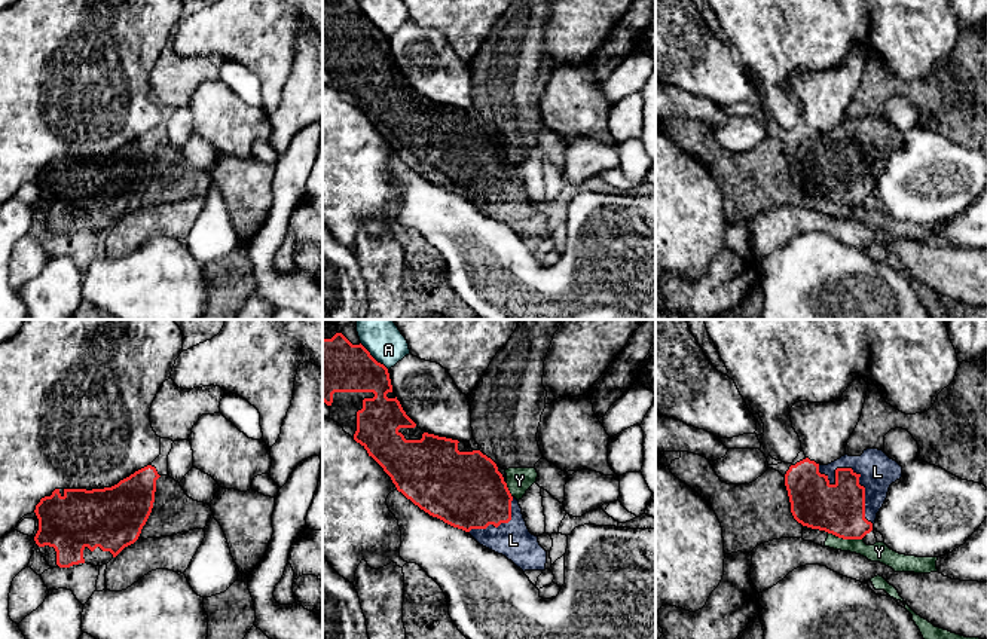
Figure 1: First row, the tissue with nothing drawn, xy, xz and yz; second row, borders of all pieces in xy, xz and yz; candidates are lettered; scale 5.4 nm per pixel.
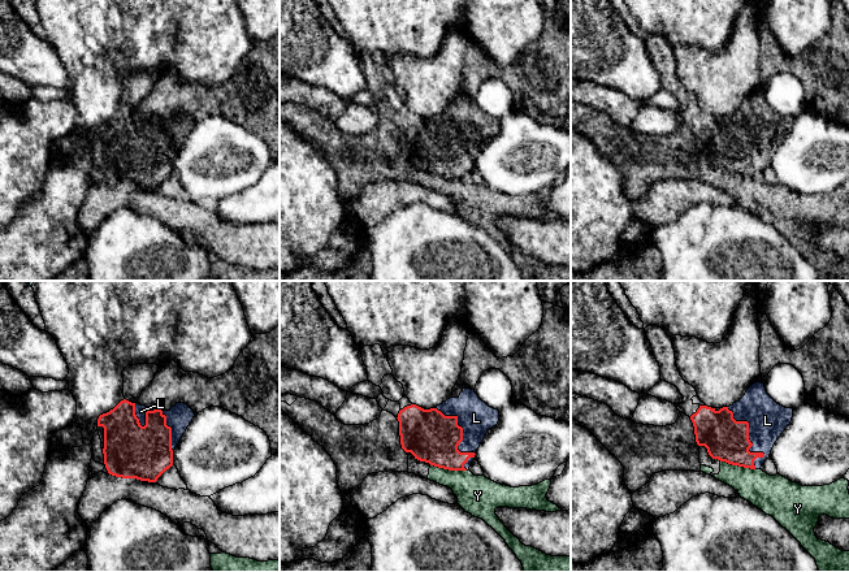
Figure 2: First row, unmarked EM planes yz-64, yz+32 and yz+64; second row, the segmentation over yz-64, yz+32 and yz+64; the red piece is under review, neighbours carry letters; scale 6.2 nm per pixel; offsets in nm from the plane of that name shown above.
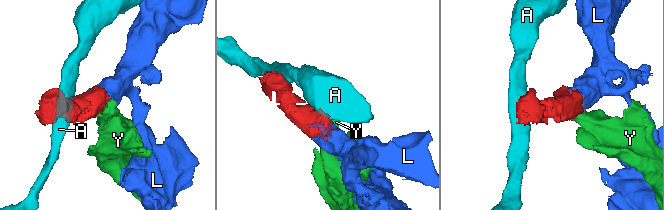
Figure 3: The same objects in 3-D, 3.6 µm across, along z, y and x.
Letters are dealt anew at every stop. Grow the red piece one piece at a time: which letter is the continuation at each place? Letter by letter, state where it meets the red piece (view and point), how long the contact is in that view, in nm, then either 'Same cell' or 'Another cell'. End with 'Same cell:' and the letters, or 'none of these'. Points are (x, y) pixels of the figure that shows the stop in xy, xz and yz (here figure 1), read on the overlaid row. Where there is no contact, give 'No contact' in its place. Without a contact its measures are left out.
A: Touches red at xz (373, 358). Shared border 220 nm. Another cell
L: Touches red at yz (858, 474). Shared border 460 nm. Same cell
Y: Touches red at yz (845, 538). Shared border 190 nm. Another cell
Same cell: L

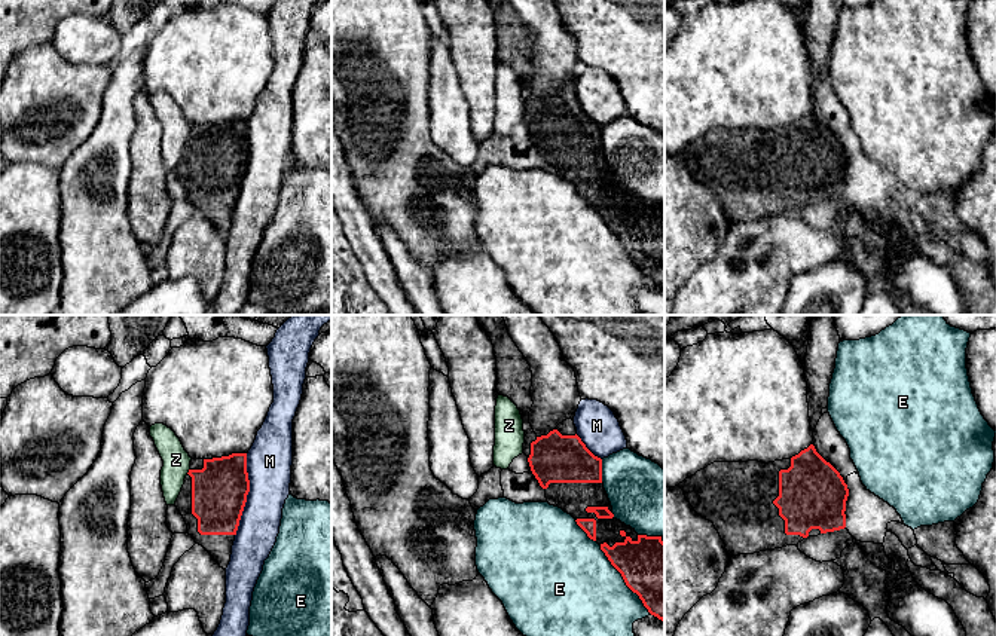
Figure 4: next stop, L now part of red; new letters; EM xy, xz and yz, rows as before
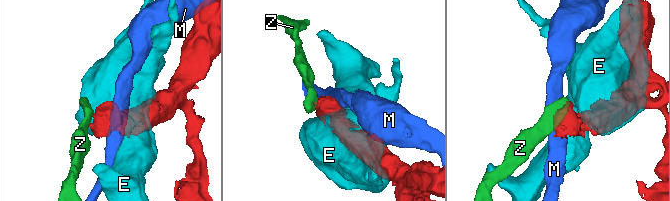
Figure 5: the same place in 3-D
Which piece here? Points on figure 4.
E: Touches red at xz (623, 578). Shared border 480 nm. Another cell
M: Touches red at xy (247, 494). Shared border 460 nm. Another cell
Z: Touches red at xy (189, 471). Shared border 40 nm. Another cell
Same cell: none of these

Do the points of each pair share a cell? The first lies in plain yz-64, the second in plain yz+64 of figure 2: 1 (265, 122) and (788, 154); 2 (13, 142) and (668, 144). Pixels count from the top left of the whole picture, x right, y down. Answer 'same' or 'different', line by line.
1: different
2: different

